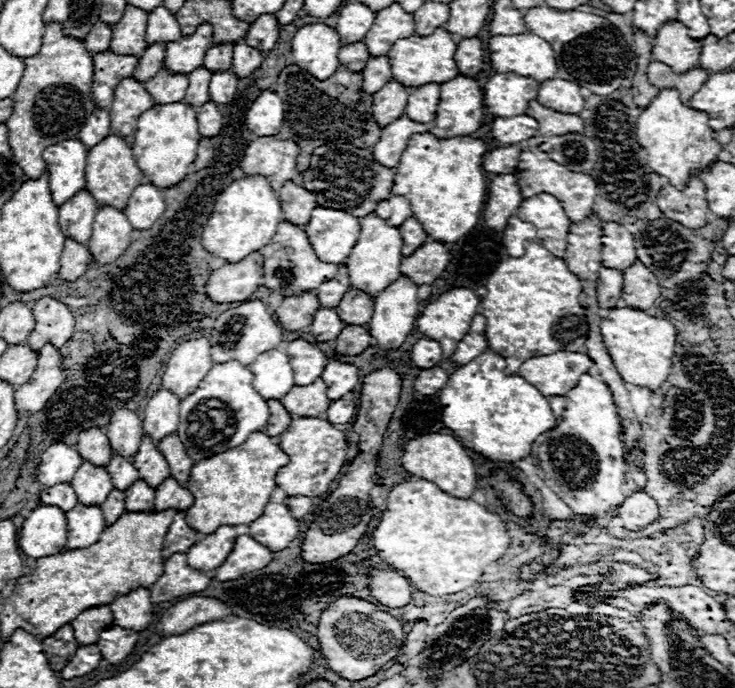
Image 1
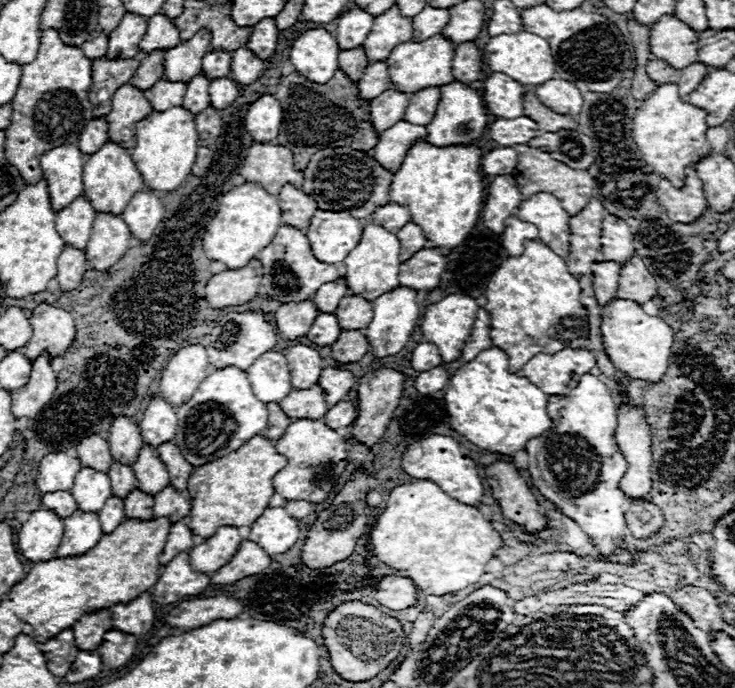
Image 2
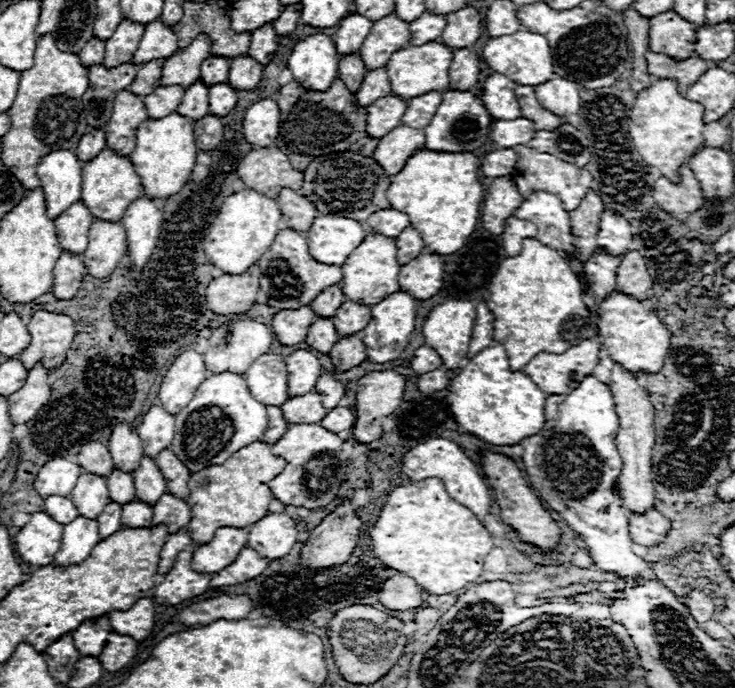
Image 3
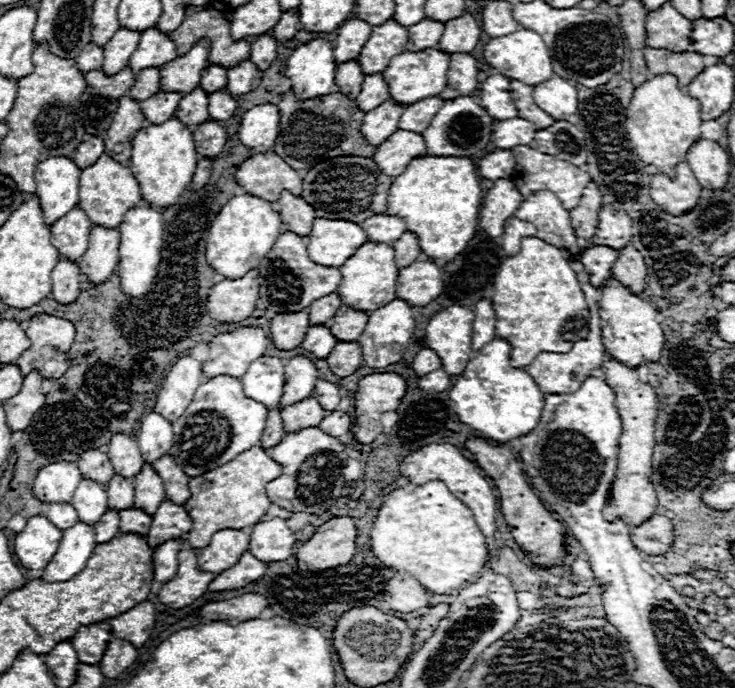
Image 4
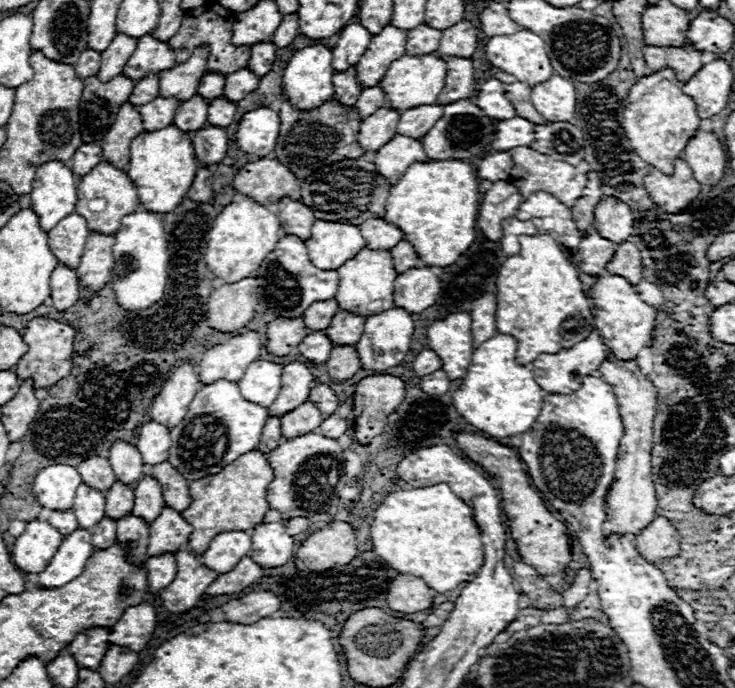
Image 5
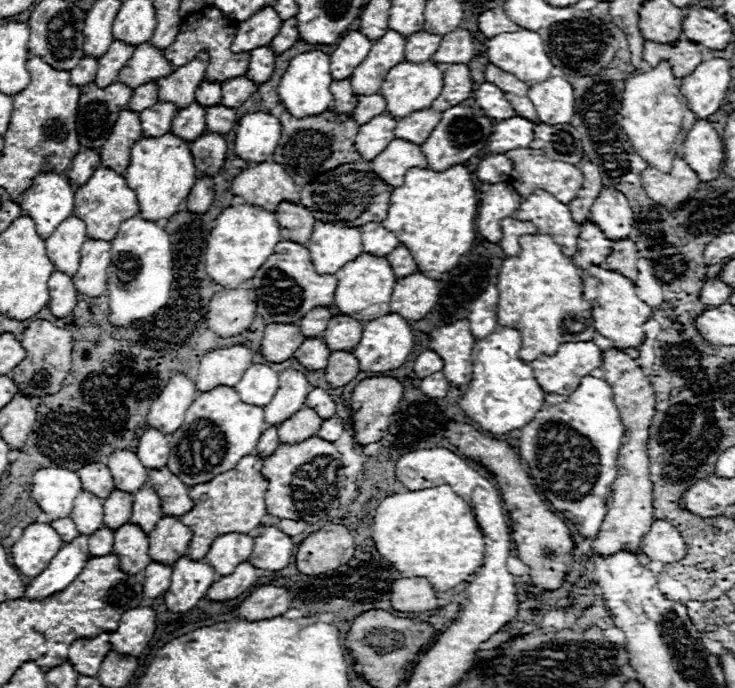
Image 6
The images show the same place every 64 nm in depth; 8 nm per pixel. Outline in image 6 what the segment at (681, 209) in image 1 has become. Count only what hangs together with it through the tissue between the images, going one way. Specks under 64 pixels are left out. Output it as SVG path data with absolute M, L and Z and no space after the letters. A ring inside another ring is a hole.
M676 156L672 160L672 170L666 174L652 166L642 170L640 184L646 190L648 198L656 200L658 204L664 204L666 208L674 208L676 204L688 200L688 196L694 196L700 186L700 180L696 172L684 162L684 158Z

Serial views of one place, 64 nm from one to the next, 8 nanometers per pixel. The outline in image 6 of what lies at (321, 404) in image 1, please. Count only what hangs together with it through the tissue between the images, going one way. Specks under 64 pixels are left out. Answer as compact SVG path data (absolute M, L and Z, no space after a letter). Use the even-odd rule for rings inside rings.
M300 408L296 416L290 416L284 424L278 428L278 436L282 444L298 444L302 440L308 440L314 436L314 432L320 428L322 418L316 416L312 408Z

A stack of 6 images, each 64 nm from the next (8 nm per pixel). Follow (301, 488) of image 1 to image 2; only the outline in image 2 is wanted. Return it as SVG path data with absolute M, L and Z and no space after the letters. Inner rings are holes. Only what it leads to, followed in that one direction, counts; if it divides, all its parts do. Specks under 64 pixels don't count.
M320 420L292 422L274 448L288 460L286 468L282 468L272 480L274 490L286 500L306 500L312 504L322 504L348 464L346 440Z

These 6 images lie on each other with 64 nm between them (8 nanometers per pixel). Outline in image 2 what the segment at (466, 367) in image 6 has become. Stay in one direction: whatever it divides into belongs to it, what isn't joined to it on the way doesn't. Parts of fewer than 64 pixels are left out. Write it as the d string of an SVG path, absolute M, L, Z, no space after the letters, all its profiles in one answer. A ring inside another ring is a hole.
M450 294L446 298L442 298L440 302L432 304L426 308L424 312L424 320L420 324L424 338L430 344L436 344L436 348L440 350L440 356L446 364L456 362L462 354L462 346L468 342L468 336L472 332L472 324L476 320L476 312L478 312L478 304L474 298L466 296L466 294Z

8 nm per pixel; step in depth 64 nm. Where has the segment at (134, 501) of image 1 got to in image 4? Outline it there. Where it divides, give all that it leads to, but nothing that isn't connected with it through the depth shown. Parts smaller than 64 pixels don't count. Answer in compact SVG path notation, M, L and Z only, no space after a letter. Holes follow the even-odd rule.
M128 508L128 510L120 512L120 532L122 532L122 534L148 536L150 522L152 522L152 518L146 516L142 510Z

